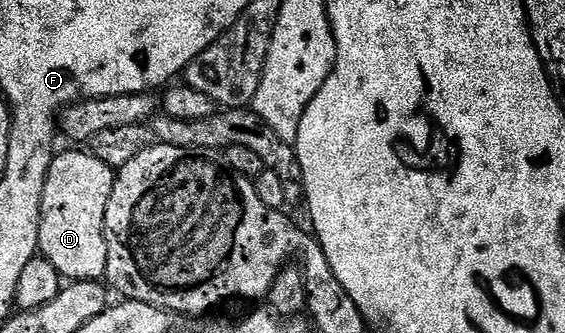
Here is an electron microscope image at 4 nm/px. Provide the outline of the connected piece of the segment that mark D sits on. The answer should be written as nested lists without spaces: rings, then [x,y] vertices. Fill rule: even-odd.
[[[68,148],[65,154],[57,153],[53,157],[50,164],[50,172],[46,176],[46,188],[42,192],[42,208],[40,209],[40,249],[39,253],[46,260],[50,260],[50,264],[54,264],[54,268],[58,268],[61,279],[71,280],[73,282],[95,282],[103,279],[106,275],[106,240],[104,239],[104,221],[106,220],[106,204],[110,204],[110,192],[114,192],[114,180],[116,179],[116,171],[111,166],[102,164],[102,160],[95,158],[92,153],[84,148]]]

